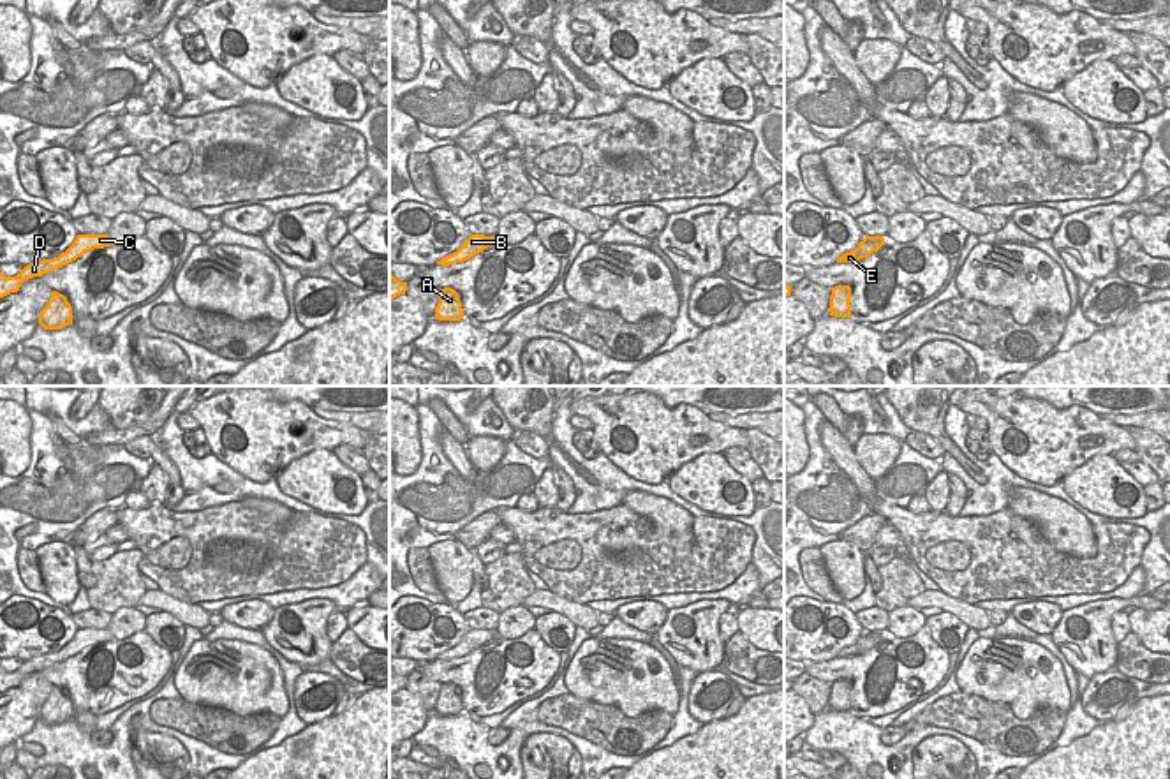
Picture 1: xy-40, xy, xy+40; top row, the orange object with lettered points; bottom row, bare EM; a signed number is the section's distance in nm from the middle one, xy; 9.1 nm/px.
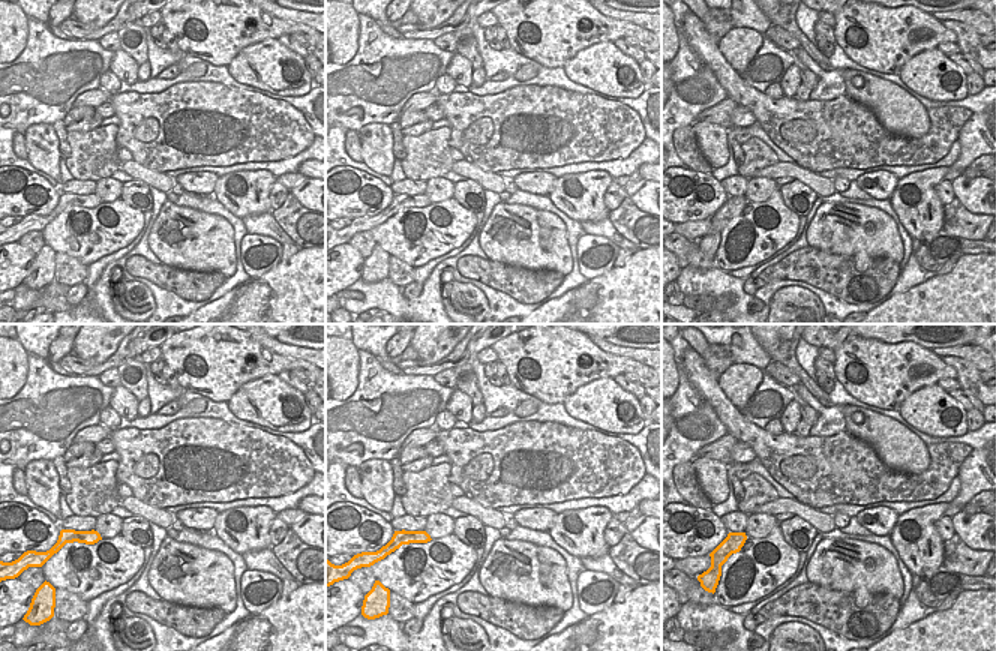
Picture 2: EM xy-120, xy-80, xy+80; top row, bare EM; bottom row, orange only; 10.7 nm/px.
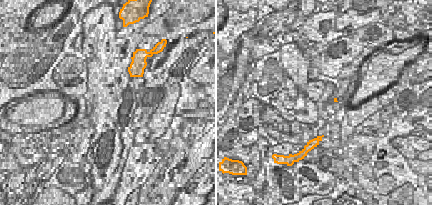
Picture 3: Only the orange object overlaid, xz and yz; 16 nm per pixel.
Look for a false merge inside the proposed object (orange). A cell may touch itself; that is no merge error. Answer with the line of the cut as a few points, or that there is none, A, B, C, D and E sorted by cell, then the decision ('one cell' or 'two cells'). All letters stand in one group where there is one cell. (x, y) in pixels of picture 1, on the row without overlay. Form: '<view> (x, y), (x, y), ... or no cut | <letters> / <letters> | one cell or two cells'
xy+40 (866, 631), (878, 633), (883, 638) | A / B C D E | two cells

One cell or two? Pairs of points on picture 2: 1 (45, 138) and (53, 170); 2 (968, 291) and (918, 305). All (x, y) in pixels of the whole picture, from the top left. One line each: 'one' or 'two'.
1: one
2: one

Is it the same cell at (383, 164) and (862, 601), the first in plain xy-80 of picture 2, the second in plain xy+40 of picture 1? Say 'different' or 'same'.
different

